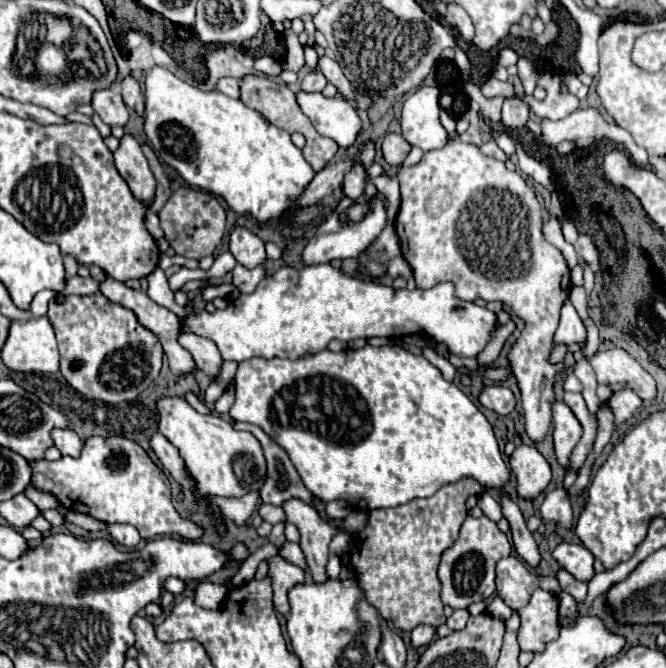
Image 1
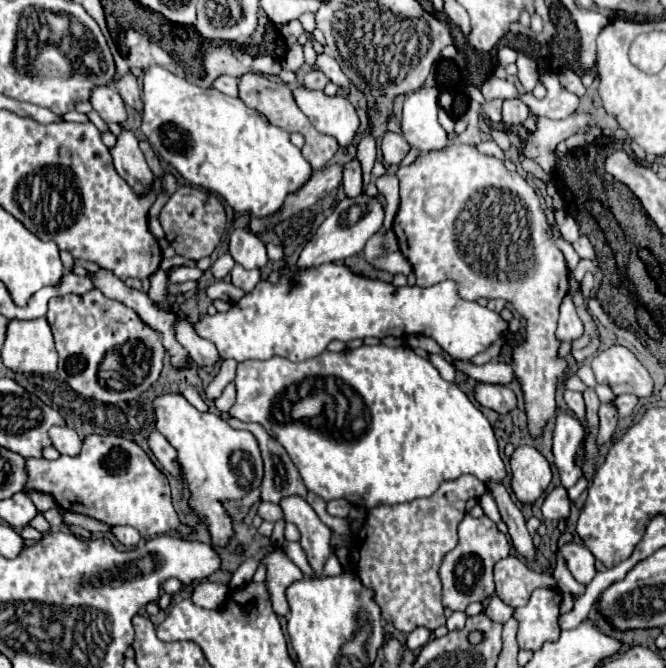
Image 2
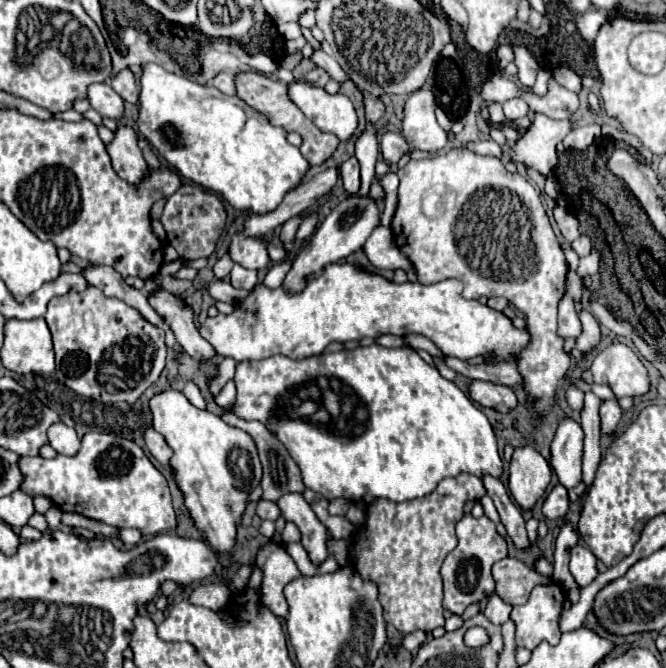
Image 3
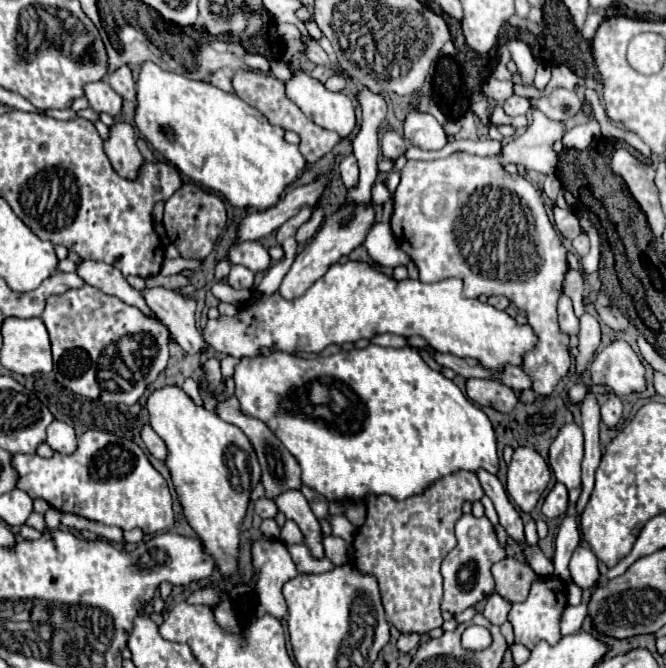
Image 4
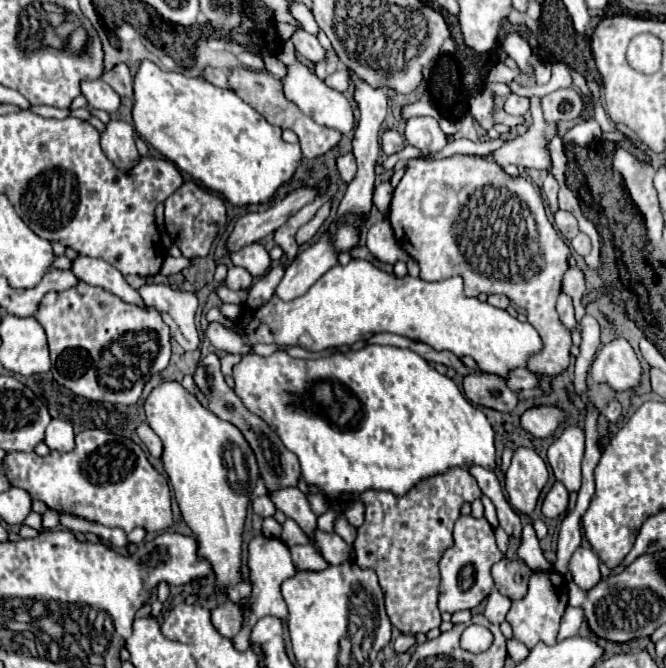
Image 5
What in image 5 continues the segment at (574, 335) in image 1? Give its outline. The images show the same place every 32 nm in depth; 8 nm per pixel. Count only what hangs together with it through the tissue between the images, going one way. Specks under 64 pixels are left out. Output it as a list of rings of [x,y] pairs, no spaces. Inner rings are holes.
[[[560,294],[558,298],[558,314],[562,320],[562,326],[570,332],[576,330],[576,318],[574,318],[574,306],[572,306],[572,298],[566,294]]]

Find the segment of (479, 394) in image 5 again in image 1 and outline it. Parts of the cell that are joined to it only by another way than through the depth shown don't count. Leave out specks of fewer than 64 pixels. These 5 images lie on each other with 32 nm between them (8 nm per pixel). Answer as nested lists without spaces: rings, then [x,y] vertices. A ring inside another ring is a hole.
[[[484,386],[480,392],[480,404],[488,410],[494,410],[496,414],[510,414],[516,406],[516,398],[510,388],[506,386]]]

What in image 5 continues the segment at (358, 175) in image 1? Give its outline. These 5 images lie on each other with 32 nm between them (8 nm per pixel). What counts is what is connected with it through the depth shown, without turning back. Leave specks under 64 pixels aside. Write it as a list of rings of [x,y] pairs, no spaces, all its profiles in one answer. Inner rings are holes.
[[[348,152],[348,154],[340,156],[336,164],[338,164],[338,170],[340,170],[342,180],[344,180],[346,184],[350,184],[350,182],[354,180],[354,176],[356,176],[356,158],[354,158],[354,154]]]

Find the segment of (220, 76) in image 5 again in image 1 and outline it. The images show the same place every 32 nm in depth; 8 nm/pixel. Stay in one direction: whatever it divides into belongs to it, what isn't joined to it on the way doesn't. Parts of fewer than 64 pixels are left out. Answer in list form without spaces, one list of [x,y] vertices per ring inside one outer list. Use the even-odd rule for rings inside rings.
[[[222,78],[218,82],[216,90],[222,92],[222,94],[226,94],[226,96],[230,96],[230,98],[238,100],[240,98],[240,80],[236,80],[236,78]]]

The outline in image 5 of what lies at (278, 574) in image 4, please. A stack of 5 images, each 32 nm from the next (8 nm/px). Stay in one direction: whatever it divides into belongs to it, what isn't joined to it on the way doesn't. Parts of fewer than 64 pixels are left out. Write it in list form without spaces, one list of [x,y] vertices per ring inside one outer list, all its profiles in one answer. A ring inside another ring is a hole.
[[[256,536],[252,542],[250,542],[250,548],[248,548],[250,556],[248,556],[248,566],[250,566],[250,582],[252,582],[252,596],[248,600],[248,604],[244,606],[244,624],[242,624],[242,630],[240,634],[234,638],[234,644],[236,648],[244,648],[248,646],[246,638],[248,638],[248,632],[252,628],[252,624],[262,618],[262,616],[276,616],[276,618],[286,618],[288,616],[288,610],[286,610],[286,602],[280,594],[280,586],[284,580],[292,578],[296,574],[296,566],[290,558],[290,550],[284,542],[280,542],[278,538],[264,538],[264,536]]]

